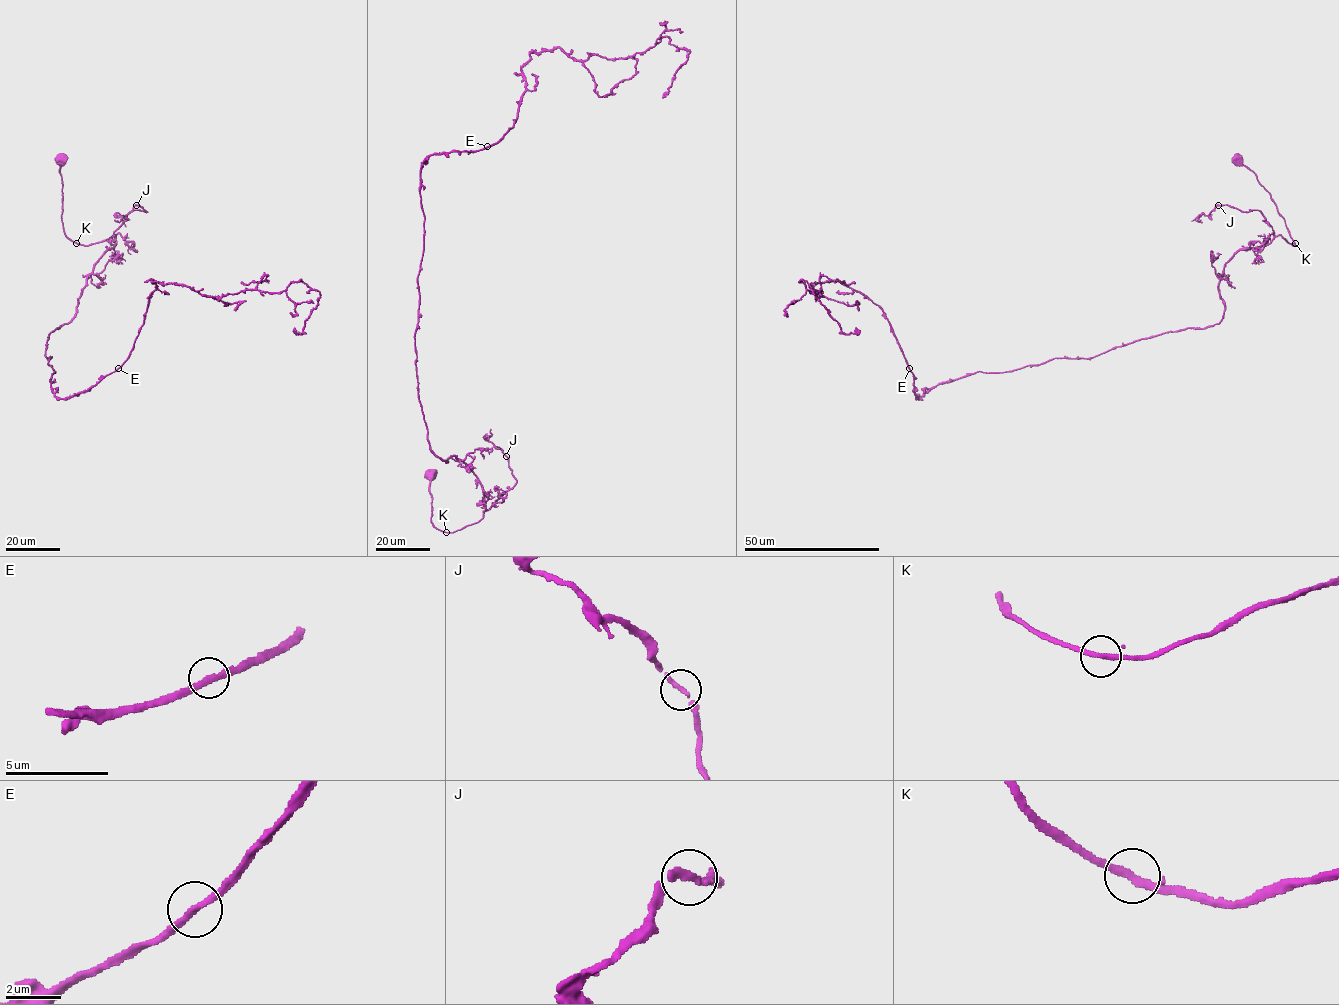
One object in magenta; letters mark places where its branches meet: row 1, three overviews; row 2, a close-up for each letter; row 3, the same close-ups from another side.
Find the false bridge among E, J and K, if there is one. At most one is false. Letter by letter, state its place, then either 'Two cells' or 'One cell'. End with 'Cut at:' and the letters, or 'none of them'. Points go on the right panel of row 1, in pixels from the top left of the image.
E: Place: (909, 368). One cell
J: Place: (1218, 205). One cell
K: Place: (1295, 243). One cell
Cut at: none of them

